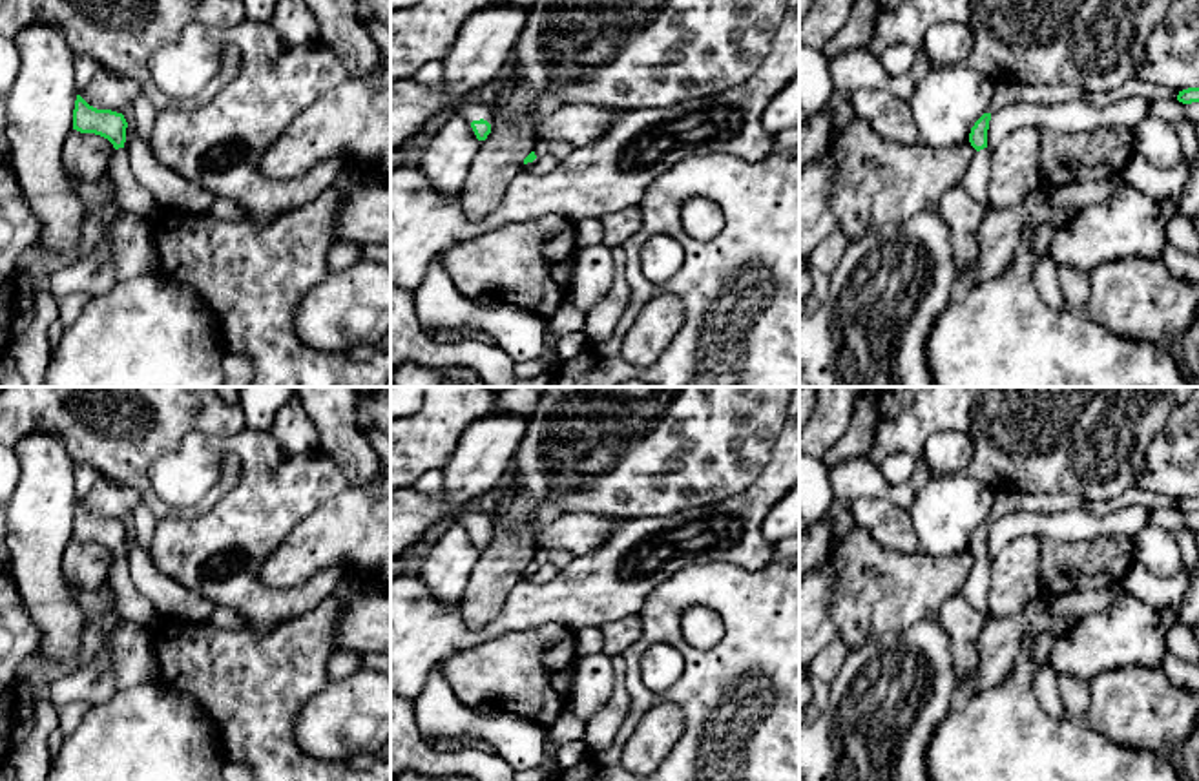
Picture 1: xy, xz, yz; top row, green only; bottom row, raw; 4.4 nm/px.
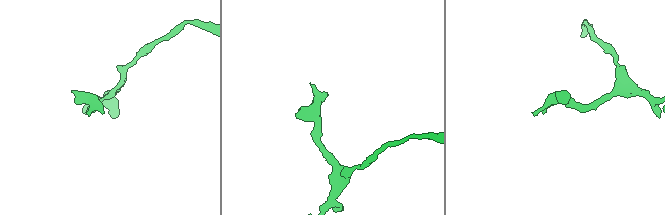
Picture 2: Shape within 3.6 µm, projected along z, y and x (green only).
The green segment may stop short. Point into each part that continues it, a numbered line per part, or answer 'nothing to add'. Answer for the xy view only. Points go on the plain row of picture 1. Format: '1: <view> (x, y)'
1: xy (250, 685)

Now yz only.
1: yz (977, 586)

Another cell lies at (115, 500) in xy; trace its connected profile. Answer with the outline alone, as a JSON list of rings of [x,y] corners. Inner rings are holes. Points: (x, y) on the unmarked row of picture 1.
[[[99,476],[91,491],[77,504],[80,504],[89,515],[97,518],[131,522],[141,502],[142,495],[139,489]]]

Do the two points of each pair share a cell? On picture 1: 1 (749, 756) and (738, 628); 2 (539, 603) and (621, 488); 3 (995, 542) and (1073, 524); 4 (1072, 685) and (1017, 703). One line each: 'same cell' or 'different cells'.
1: same cell
2: different cells
3: same cell
4: different cells

